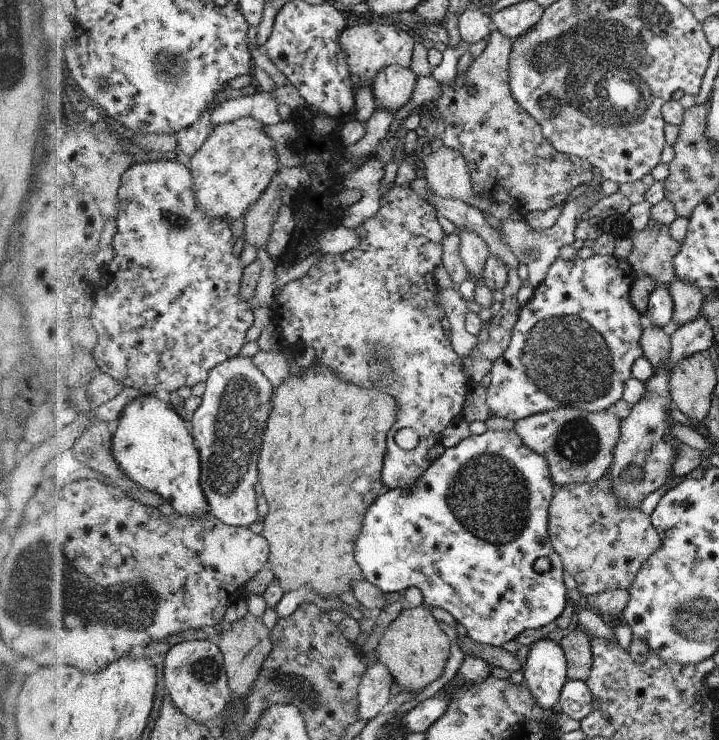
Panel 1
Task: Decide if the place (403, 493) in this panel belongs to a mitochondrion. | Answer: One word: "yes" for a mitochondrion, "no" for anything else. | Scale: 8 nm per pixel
no

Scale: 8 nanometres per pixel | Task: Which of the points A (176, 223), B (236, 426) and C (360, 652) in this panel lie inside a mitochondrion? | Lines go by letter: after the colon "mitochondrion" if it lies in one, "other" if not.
A: mitochondrion
B: mitochondrion
C: other

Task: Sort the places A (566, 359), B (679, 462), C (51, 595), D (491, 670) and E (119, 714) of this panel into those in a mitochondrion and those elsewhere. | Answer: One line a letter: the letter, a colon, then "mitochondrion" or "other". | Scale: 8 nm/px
A: mitochondrion
B: other
C: mitochondrion
D: other
E: mitochondrion

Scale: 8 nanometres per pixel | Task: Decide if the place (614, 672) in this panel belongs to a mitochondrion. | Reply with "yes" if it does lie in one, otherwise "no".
no

